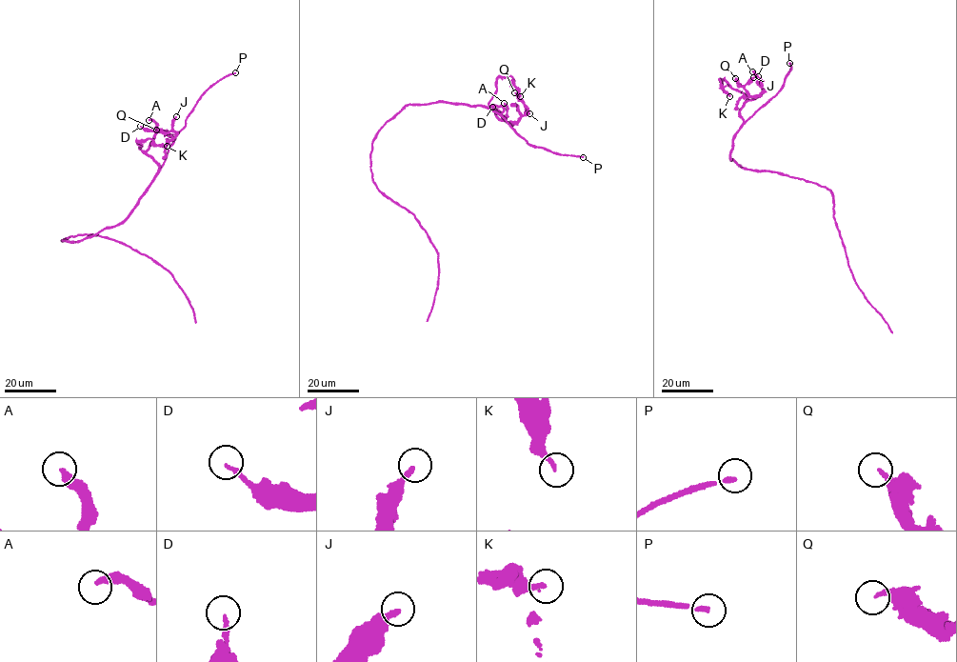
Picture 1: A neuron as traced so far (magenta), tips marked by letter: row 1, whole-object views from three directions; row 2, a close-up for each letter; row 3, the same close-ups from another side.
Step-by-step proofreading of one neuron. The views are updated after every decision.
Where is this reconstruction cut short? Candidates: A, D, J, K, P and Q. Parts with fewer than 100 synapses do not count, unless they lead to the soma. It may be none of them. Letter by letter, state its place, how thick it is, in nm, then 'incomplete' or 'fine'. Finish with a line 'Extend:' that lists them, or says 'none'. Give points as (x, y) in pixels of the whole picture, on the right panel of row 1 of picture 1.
A: place (752, 71); calibre 340 nm; fine
D: place (758, 76); calibre 170 nm; fine
J: place (753, 77); calibre 220 nm; fine
K: place (729, 96); calibre 240 nm; fine
P: place (789, 63); calibre 170 nm; incomplete
Q: place (735, 78); calibre 170 nm; fine
Extend: P

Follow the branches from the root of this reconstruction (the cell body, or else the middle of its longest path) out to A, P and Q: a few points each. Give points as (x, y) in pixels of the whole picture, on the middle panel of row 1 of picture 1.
A: (390, 120), (409, 104), (438, 102), (500, 113), (499, 106), (493, 107), (500, 119), (504, 103)
P: (390, 120), (409, 104), (438, 102), (480, 105), (495, 111), (528, 144), (561, 155), (583, 157)
Q: (390, 120), (409, 104), (448, 102), (501, 107), (496, 117), (513, 123), (528, 110), (514, 92)

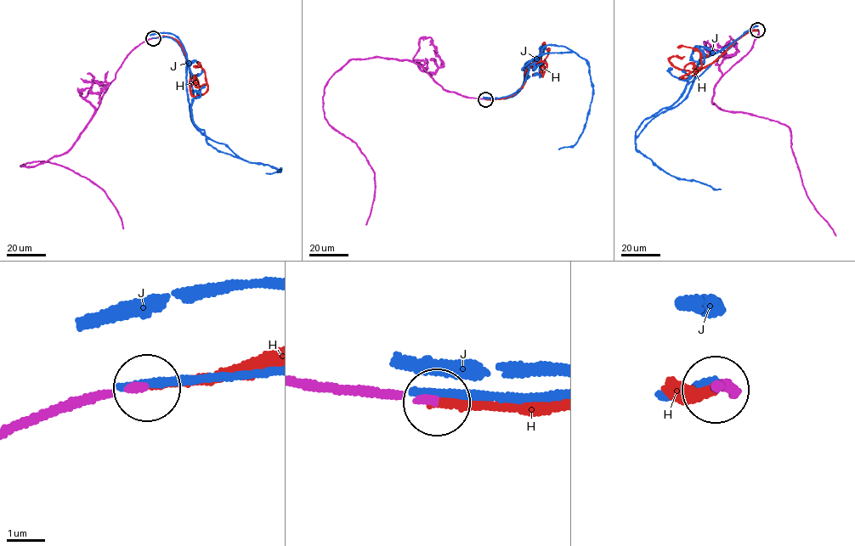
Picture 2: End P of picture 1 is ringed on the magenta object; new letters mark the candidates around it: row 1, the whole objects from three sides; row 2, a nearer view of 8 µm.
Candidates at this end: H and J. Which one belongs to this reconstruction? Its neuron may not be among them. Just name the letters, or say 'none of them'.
H

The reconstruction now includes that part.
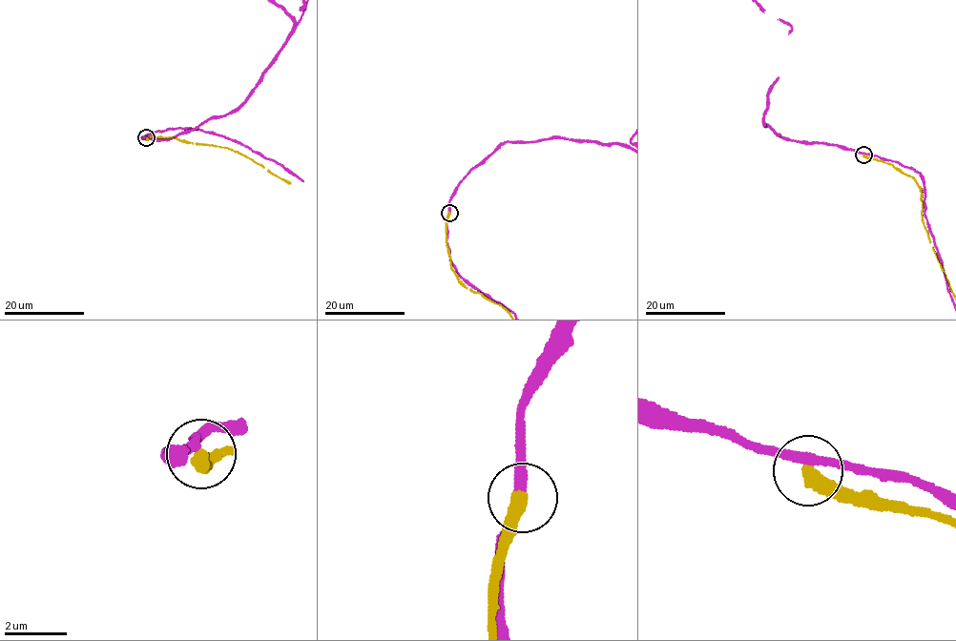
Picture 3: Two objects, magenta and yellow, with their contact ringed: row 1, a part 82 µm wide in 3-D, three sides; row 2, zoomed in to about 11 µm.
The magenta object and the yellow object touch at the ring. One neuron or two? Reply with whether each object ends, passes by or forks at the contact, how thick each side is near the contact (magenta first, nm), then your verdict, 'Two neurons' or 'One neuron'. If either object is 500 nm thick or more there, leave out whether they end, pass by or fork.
At the ring magenta passes by. At the ring yellow ends. Thickness 280 nm (magenta) against 460 nm. Two neurons

